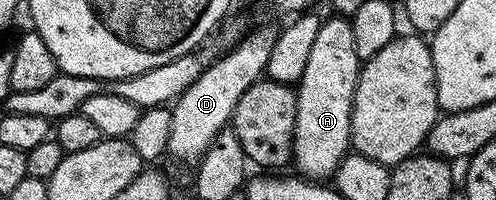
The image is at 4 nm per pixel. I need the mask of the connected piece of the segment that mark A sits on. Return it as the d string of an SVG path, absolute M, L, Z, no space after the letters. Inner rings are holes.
M344 17L325 18L310 48L306 73L295 88L296 120L291 162L301 176L324 181L335 176L338 165L352 147L352 102L360 80L362 61L354 49L352 24Z

